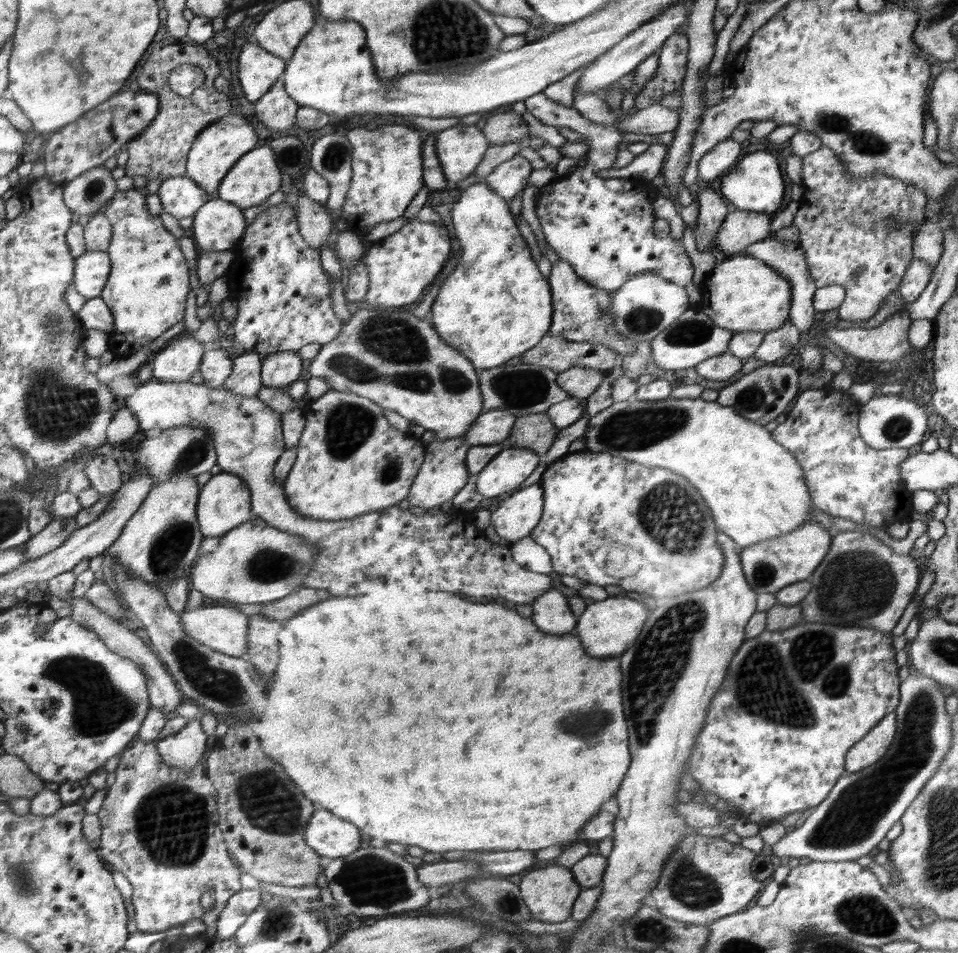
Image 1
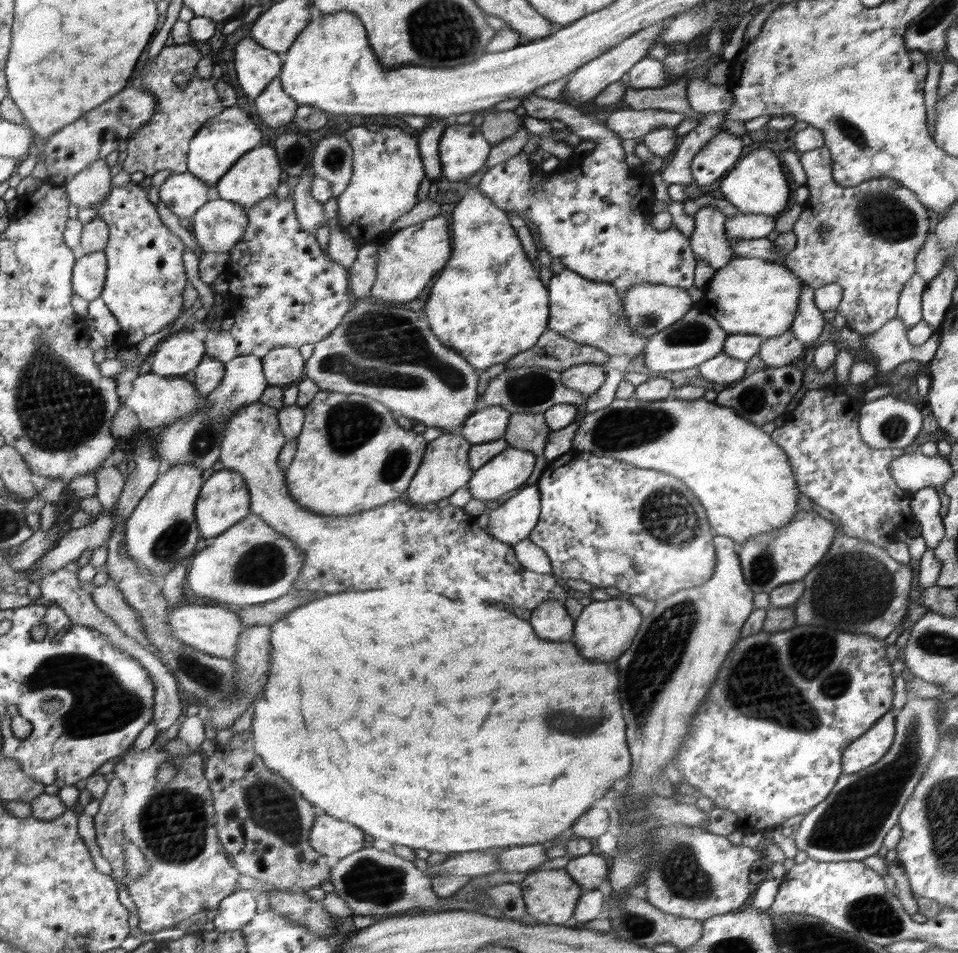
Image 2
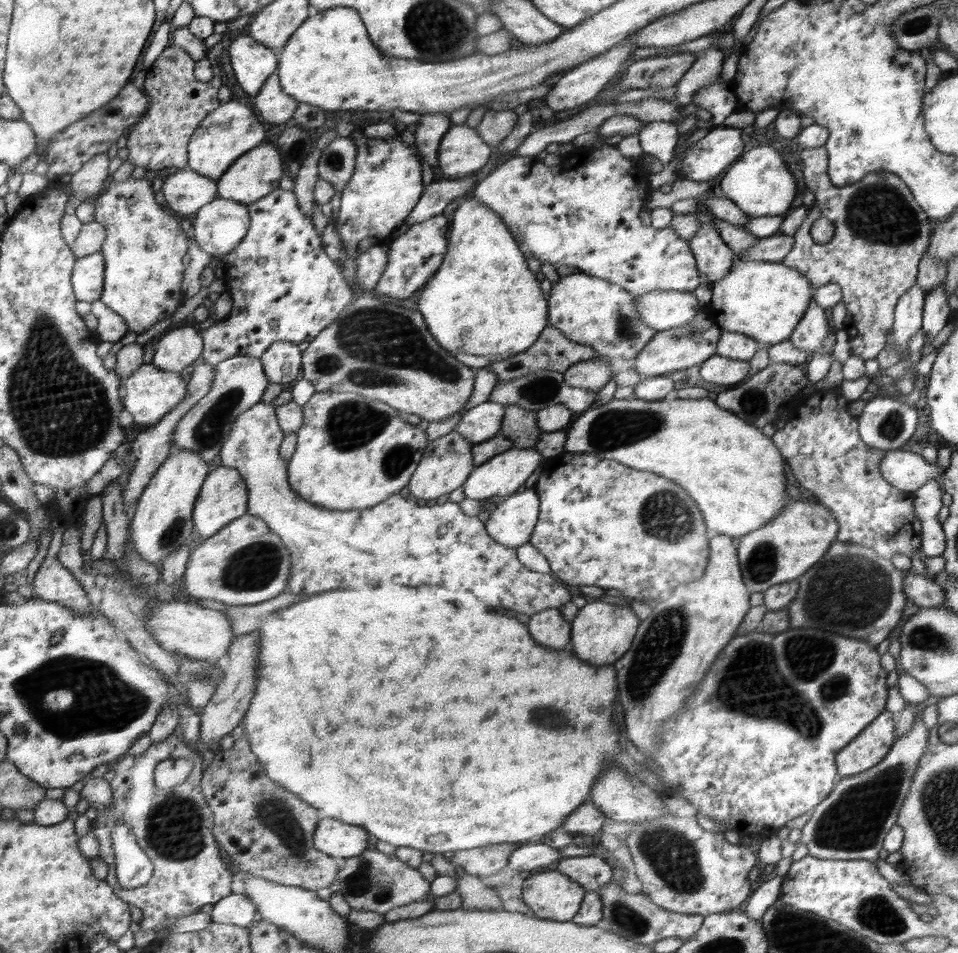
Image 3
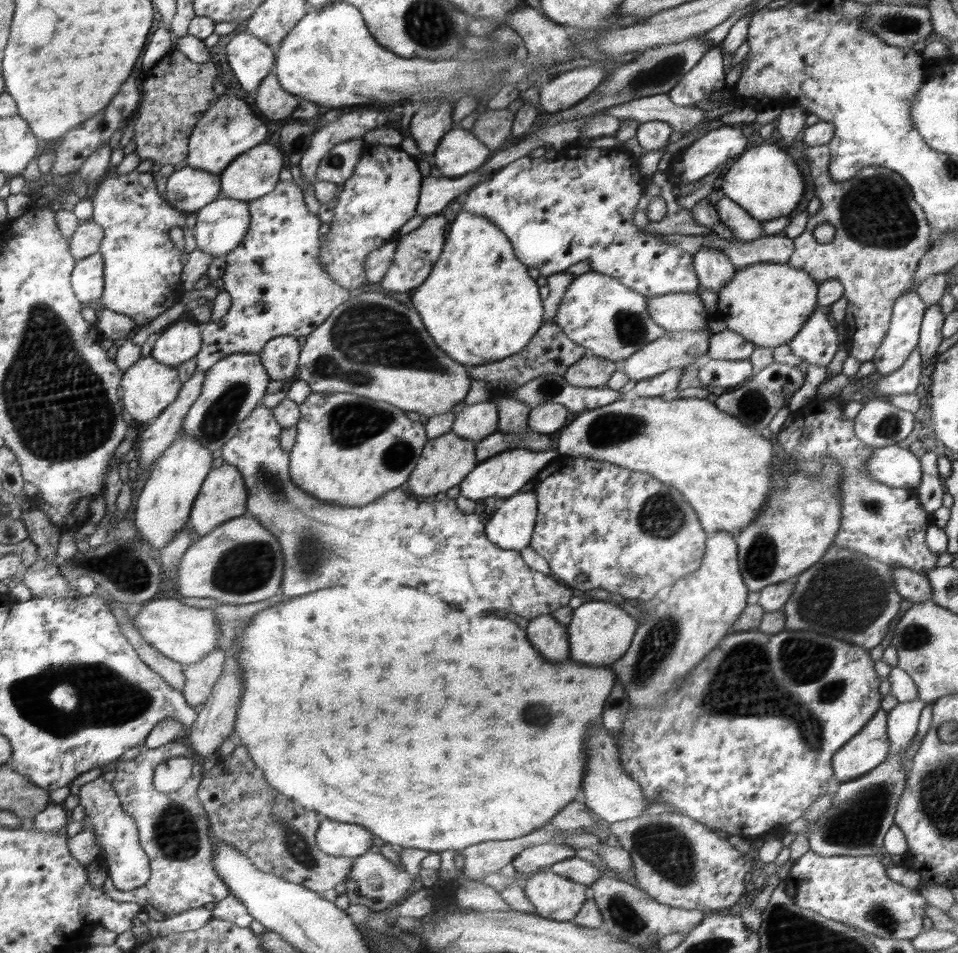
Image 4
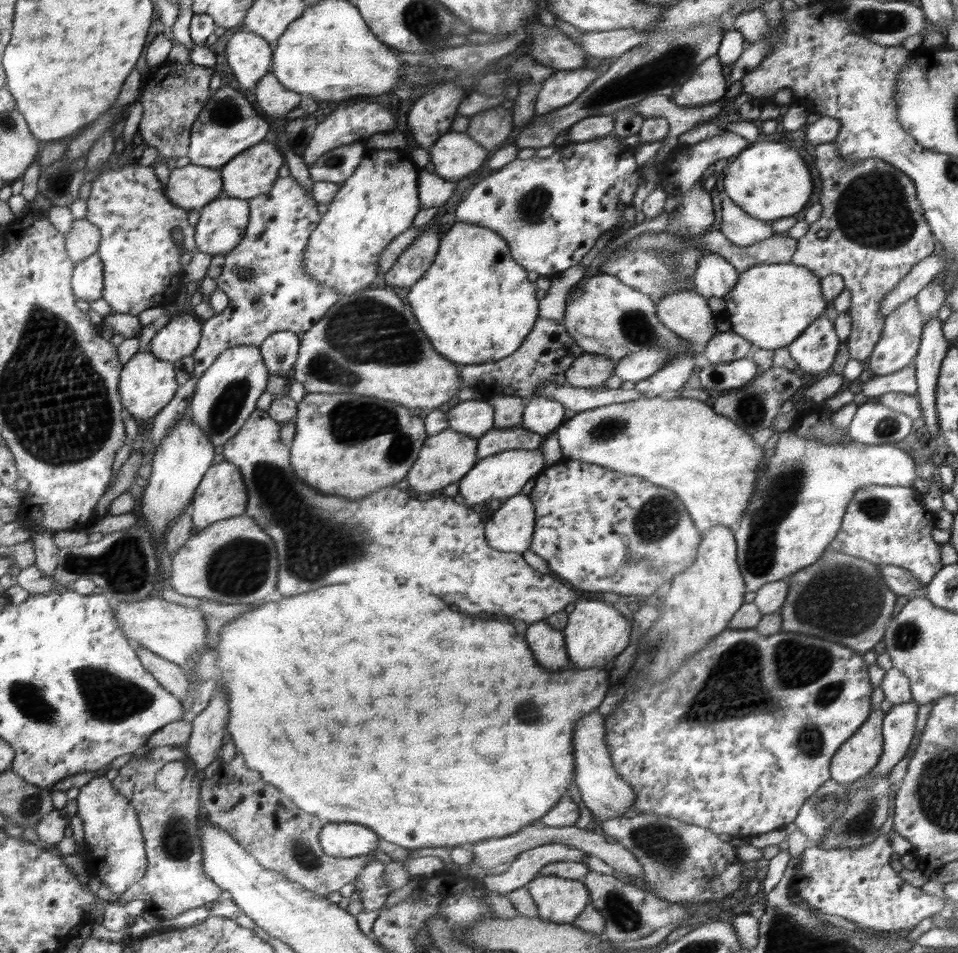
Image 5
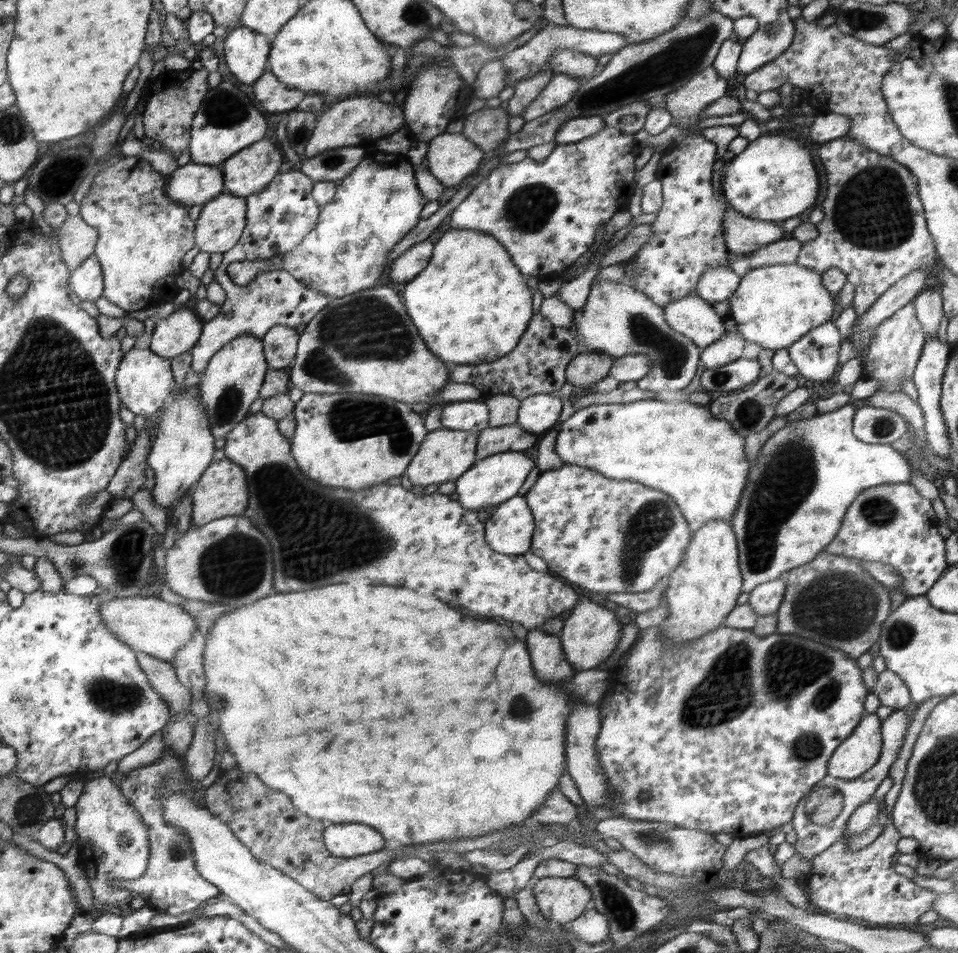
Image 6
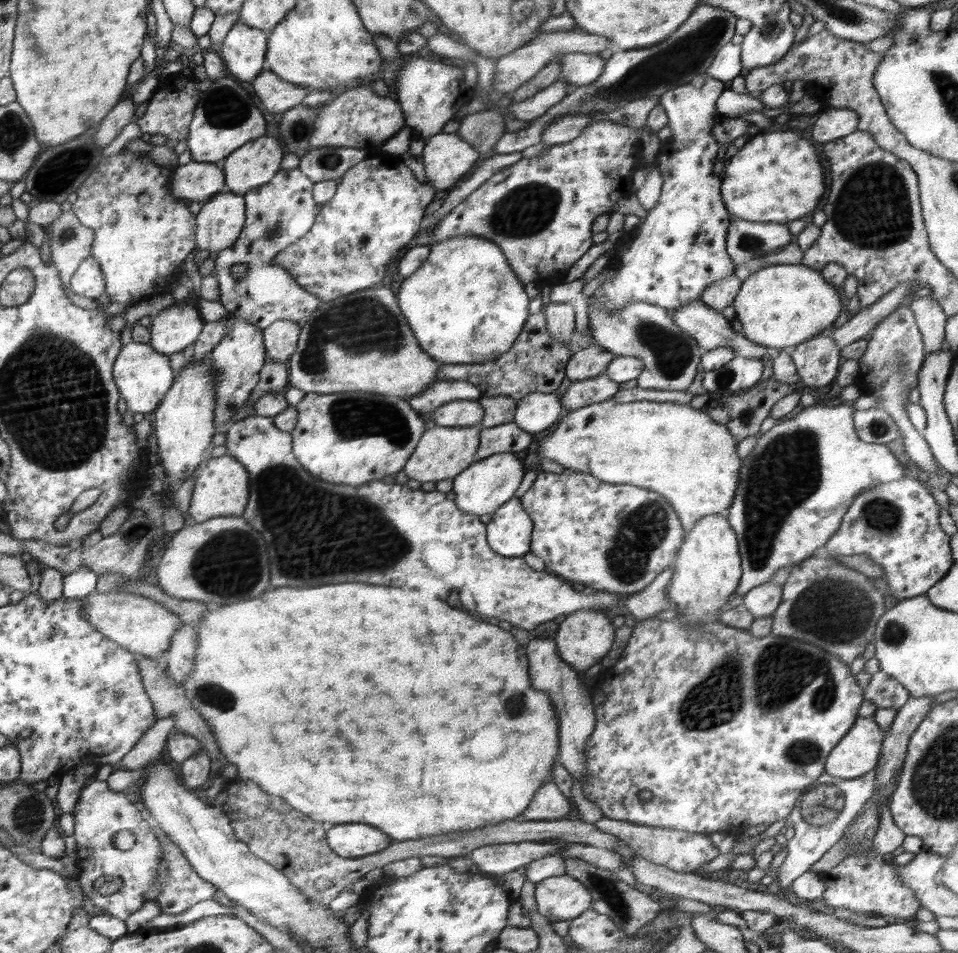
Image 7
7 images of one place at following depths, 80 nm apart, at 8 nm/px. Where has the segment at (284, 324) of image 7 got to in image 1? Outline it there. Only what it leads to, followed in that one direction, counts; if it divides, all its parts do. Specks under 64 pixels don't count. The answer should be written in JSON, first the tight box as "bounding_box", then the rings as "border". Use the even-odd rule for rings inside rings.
{"bounding_box":[262,350,302,387],"border":[[[285,350],[266,355],[262,366],[262,381],[267,387],[285,387],[298,380],[302,372],[302,358],[296,351]]]}

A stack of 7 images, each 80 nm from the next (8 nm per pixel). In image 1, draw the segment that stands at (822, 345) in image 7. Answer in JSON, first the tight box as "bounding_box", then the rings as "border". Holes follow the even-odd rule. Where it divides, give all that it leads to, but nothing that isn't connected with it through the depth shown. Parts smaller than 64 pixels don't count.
{"bounding_box":[741,237,817,333],"border":[[[774,237],[766,238],[747,246],[745,250],[742,250],[741,254],[754,256],[754,258],[758,258],[758,260],[763,260],[772,270],[775,270],[788,280],[788,283],[792,285],[789,319],[794,323],[794,326],[800,333],[808,332],[810,325],[812,325],[814,314],[816,313],[813,307],[813,298],[817,289],[816,286],[814,286],[814,279],[809,273],[806,264],[805,252],[799,245],[798,240],[788,242],[779,241]]]}

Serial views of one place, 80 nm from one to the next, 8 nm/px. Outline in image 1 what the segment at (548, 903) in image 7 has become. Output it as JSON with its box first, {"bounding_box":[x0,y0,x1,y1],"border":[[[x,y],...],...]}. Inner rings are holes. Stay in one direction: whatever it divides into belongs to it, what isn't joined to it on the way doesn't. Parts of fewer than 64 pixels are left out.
{"bounding_box":[519,864,580,923],"border":[[[557,864],[534,868],[533,871],[521,878],[519,889],[533,919],[549,923],[562,922],[570,918],[580,894],[580,886],[578,886],[578,881],[572,871]]]}

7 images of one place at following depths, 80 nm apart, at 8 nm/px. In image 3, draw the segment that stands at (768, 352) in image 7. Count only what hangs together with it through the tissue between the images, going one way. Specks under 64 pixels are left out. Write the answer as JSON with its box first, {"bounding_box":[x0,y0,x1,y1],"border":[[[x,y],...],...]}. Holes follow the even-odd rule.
{"bounding_box":[636,290,698,332],"border":[[[654,290],[638,295],[636,307],[643,322],[659,332],[693,321],[698,300],[688,291]]]}

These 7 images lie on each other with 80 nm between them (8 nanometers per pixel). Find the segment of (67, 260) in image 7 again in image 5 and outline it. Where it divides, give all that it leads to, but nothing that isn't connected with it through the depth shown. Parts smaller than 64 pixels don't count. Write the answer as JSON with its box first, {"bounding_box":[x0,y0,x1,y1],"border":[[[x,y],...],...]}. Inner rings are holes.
{"bounding_box":[67,219,103,264],"border":[[[78,219],[67,234],[67,247],[76,264],[99,252],[103,242],[103,231],[90,219]]]}

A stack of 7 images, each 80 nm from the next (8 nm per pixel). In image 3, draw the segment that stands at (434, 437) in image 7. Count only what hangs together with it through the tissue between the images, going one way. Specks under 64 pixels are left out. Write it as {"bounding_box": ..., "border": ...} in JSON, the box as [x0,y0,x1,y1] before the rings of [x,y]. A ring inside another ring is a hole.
{"bounding_box":[408,428,476,502],"border":[[[456,428],[444,436],[433,440],[428,445],[428,454],[424,454],[424,462],[420,463],[420,470],[416,471],[416,478],[411,478],[408,490],[410,496],[418,501],[428,502],[440,496],[460,489],[472,472],[476,463],[473,458],[474,444],[458,434]]]}

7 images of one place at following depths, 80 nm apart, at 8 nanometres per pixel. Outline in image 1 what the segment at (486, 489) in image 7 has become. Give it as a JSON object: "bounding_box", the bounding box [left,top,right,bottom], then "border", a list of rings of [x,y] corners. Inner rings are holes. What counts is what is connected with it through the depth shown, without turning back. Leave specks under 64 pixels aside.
{"bounding_box":[476,447,538,499],"border":[[[504,447],[490,464],[478,474],[476,492],[484,499],[504,496],[504,492],[520,486],[538,466],[538,456],[532,450]]]}

